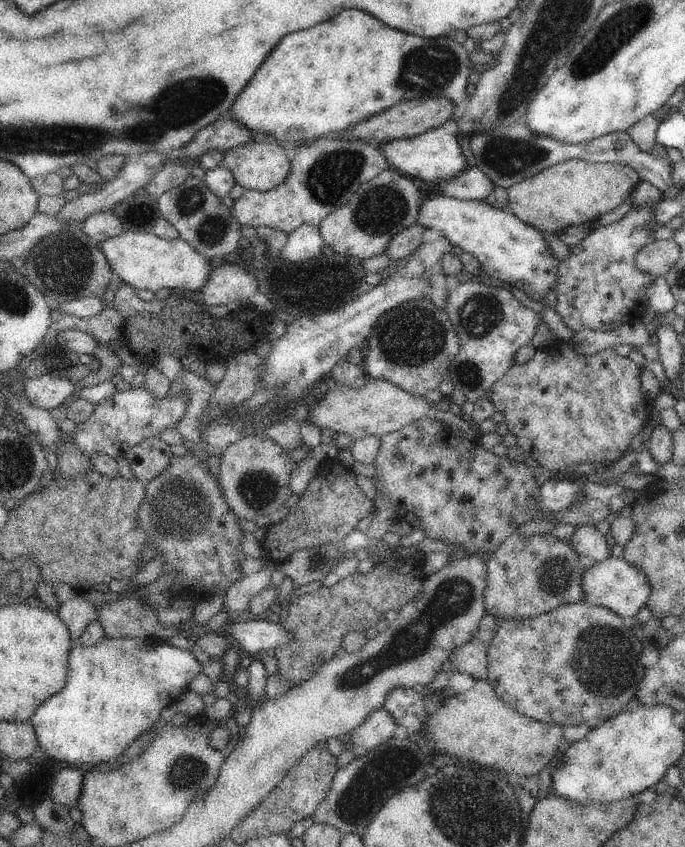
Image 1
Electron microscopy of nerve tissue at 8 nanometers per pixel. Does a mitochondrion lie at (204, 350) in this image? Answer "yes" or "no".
no

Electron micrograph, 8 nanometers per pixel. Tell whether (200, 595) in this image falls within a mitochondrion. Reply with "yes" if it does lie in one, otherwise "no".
no

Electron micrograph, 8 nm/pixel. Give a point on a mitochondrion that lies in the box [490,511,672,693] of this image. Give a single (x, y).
(557, 572)

